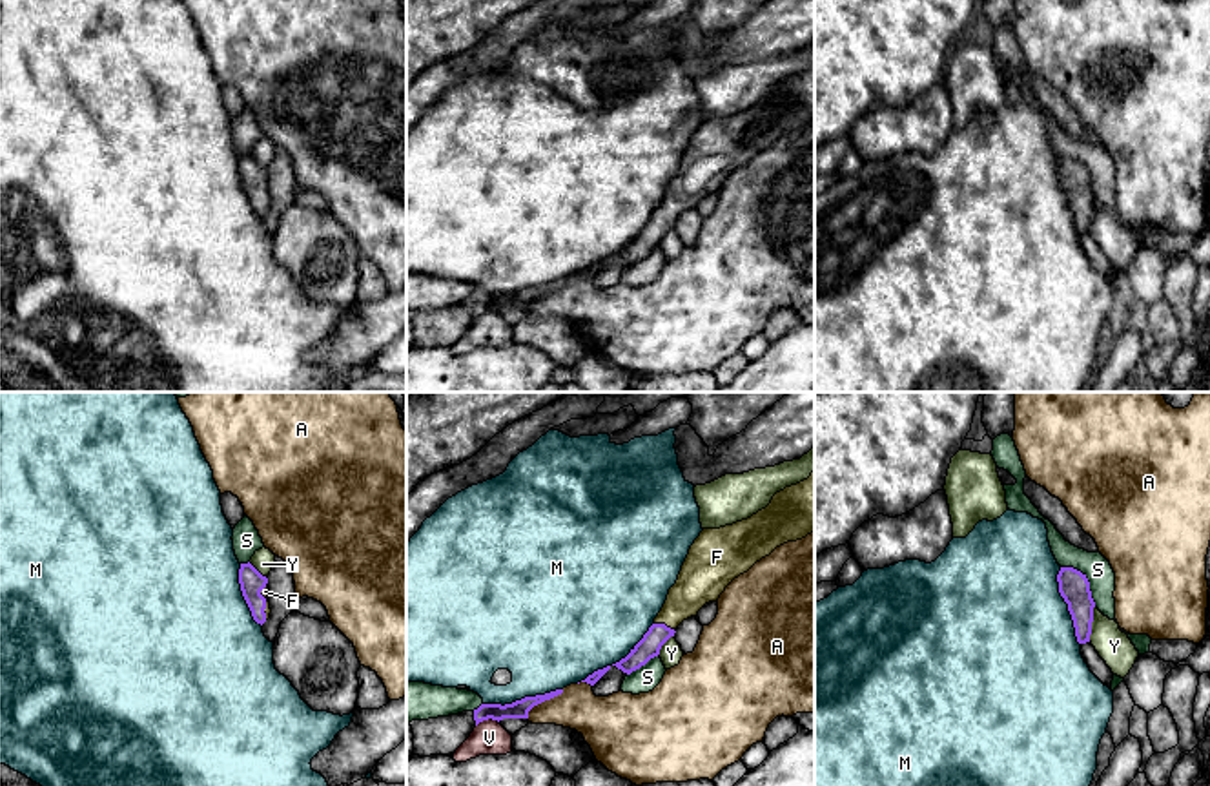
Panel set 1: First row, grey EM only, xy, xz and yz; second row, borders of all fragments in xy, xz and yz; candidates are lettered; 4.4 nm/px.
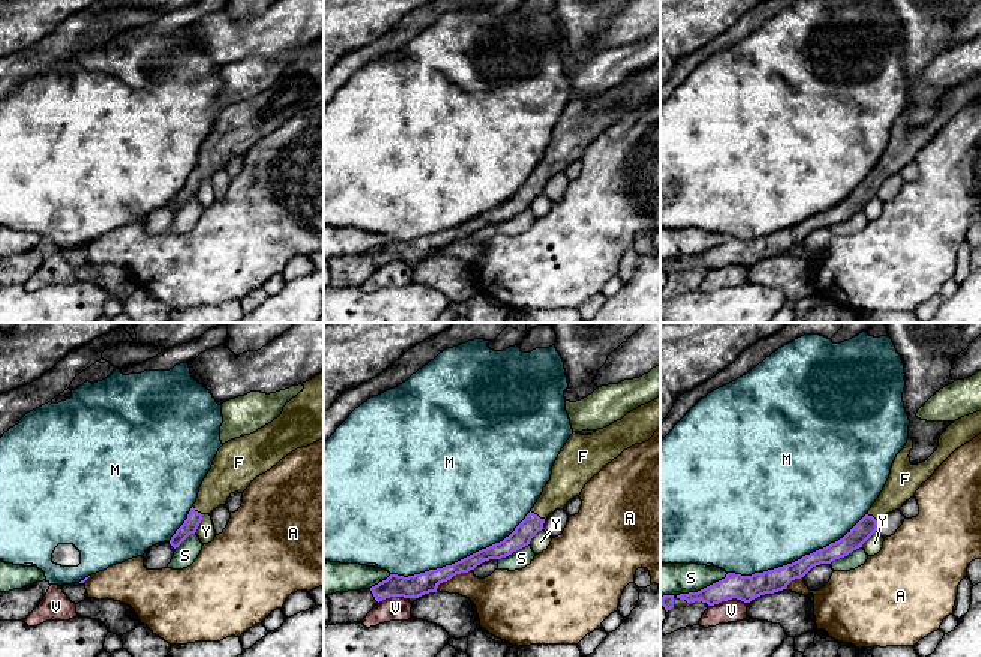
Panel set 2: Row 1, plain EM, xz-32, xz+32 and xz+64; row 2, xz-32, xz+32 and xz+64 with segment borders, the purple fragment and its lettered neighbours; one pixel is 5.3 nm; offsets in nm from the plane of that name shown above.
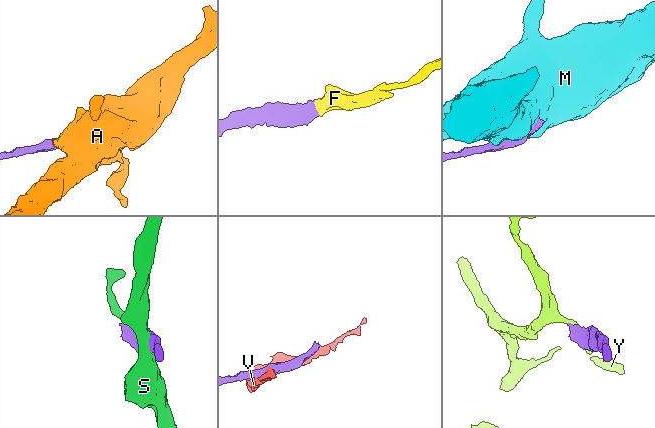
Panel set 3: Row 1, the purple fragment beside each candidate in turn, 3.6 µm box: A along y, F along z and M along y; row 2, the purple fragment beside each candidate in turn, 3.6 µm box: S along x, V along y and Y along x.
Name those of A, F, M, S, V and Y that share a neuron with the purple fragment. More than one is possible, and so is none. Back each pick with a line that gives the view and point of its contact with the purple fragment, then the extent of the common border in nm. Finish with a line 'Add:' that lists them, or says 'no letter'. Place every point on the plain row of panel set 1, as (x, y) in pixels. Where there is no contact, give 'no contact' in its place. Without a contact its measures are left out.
F: xz (664, 216) | 100 nm
Add: F

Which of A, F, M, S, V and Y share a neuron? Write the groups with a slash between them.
A / F / M / S / V / Y

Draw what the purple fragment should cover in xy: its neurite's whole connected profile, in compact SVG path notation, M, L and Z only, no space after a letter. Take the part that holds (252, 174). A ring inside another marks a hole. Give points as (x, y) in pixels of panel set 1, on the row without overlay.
M248 153L241 155L239 175L253 212L262 217L272 204L266 177L268 170Z

